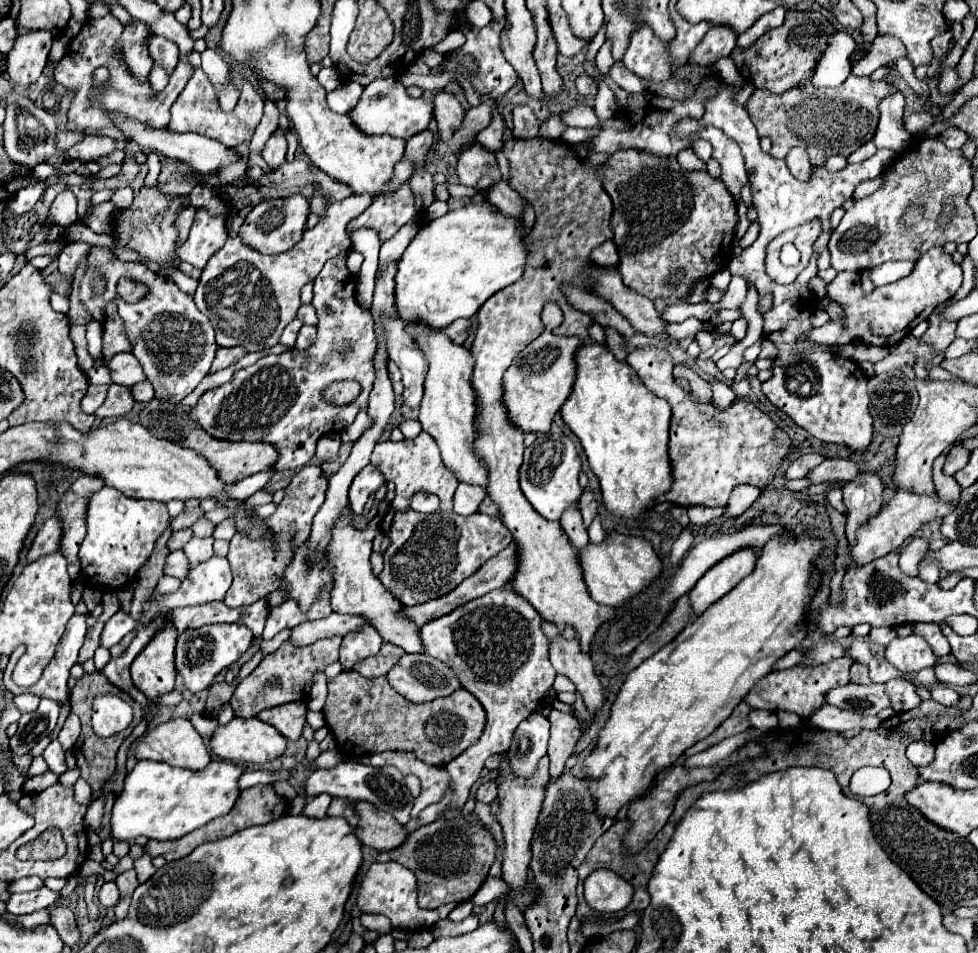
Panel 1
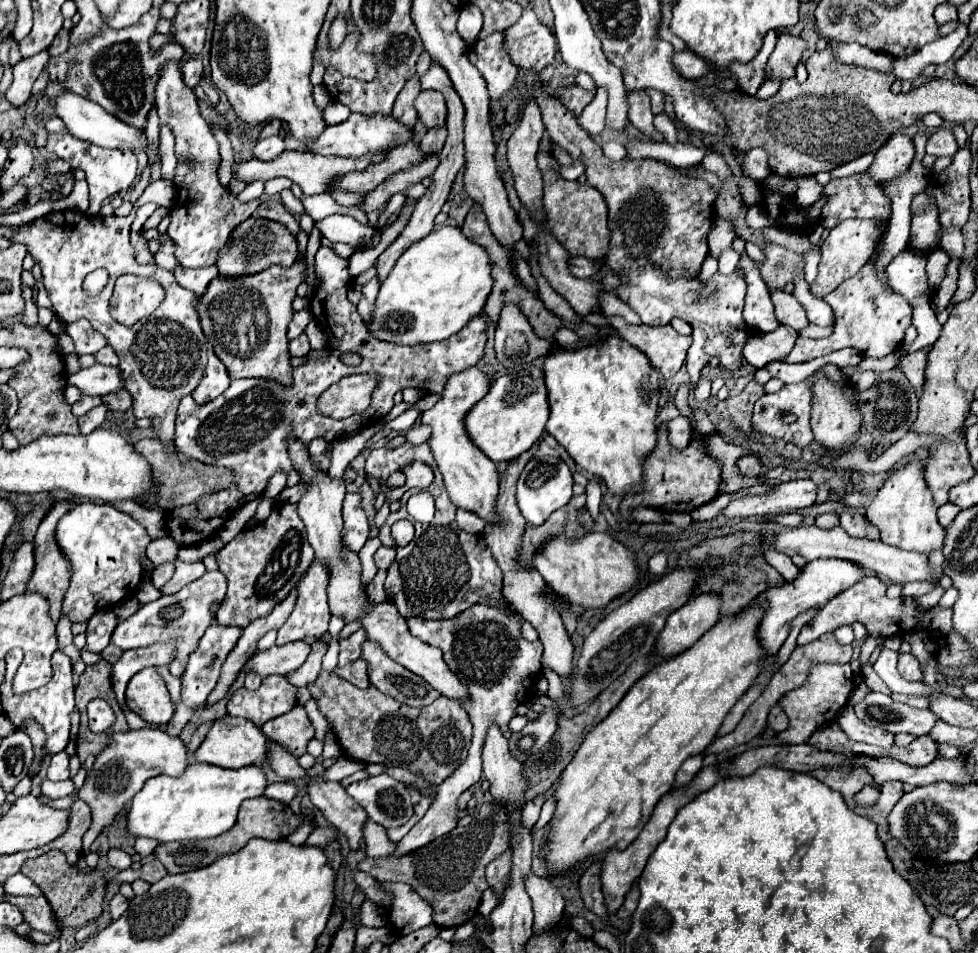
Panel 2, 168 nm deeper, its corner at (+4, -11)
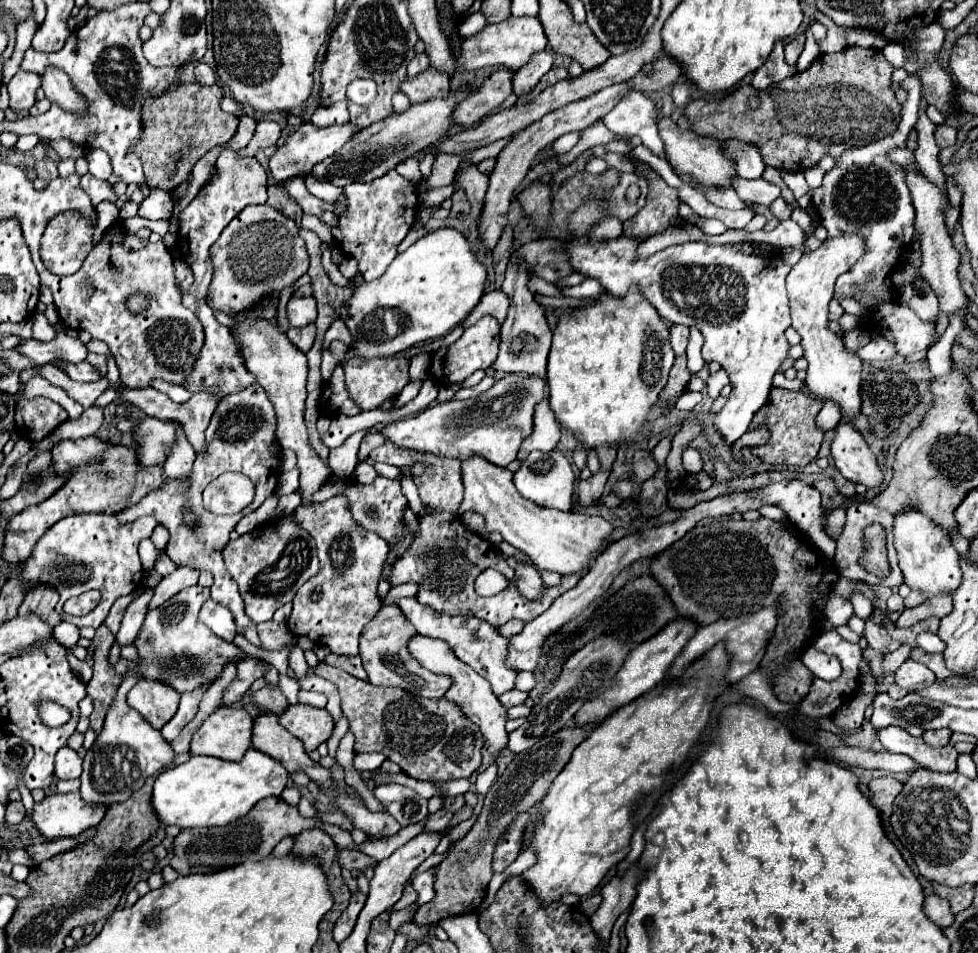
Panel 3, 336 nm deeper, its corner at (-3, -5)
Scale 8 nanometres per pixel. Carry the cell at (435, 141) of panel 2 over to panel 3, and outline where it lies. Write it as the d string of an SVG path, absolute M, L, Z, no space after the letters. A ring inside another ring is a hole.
M501 68L489 74L483 84L459 104L459 110L455 110L455 122L461 126L471 126L499 108L499 104L513 92L513 74L515 72L511 68Z

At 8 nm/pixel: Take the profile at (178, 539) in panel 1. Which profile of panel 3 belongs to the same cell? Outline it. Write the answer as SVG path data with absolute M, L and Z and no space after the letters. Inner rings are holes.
M157 526L157 528L153 530L151 540L153 540L153 544L155 544L155 548L157 548L157 550L163 550L163 548L167 546L167 540L169 540L167 528L165 528L165 526Z

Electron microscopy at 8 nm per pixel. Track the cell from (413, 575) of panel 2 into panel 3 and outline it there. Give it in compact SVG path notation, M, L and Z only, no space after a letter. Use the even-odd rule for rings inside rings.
M385 442L379 448L371 450L369 458L375 460L375 462L393 464L393 466L403 468L403 470L413 468L413 464L417 464L417 462L427 466L423 474L419 474L419 476L411 474L411 478L419 488L421 500L425 504L429 504L435 512L421 518L419 534L415 536L409 550L393 564L393 574L391 574L391 584L417 582L419 584L419 594L417 594L419 602L423 602L423 604L439 610L439 612L445 612L445 614L475 616L475 618L481 618L481 620L485 620L485 622L489 622L491 626L497 628L497 626L505 624L511 618L517 618L521 622L529 622L529 620L537 618L563 592L571 590L583 578L583 574L585 574L583 570L577 572L577 574L561 576L559 586L545 588L537 600L527 600L525 596L519 594L519 590L515 586L515 570L511 570L507 566L507 562L499 556L495 546L485 542L479 534L469 532L457 518L457 508L459 508L461 500L463 500L463 480L461 480L461 464L459 464L459 460L435 458L433 454L409 452L409 450L403 450L403 448L395 446L395 444L391 444L391 442ZM485 568L495 568L509 580L509 586L503 592L499 592L497 596L491 596L491 598L477 596L475 590L473 590L475 578Z

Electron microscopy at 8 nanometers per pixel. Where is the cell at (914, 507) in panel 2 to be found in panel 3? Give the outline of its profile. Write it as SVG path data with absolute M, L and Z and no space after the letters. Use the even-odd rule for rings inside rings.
M913 510L895 516L893 534L895 534L897 556L899 556L899 568L911 590L923 592L925 600L929 600L941 592L953 594L961 586L959 554L955 552L949 534L939 530L939 526L935 526L925 514Z

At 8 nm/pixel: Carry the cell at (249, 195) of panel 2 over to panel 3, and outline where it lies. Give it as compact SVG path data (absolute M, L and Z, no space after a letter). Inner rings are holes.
M311 122L301 124L293 134L287 136L287 140L283 142L283 146L279 146L275 150L275 154L269 160L269 174L277 180L289 180L291 176L307 176L311 174L313 166L323 162L325 158L329 158L329 154L335 154L335 150L339 150L339 146L343 146L343 142L347 142L347 138L351 138L351 134L357 134L359 130L355 130L355 126L345 124L345 126L327 126L327 128L319 128L313 126Z

